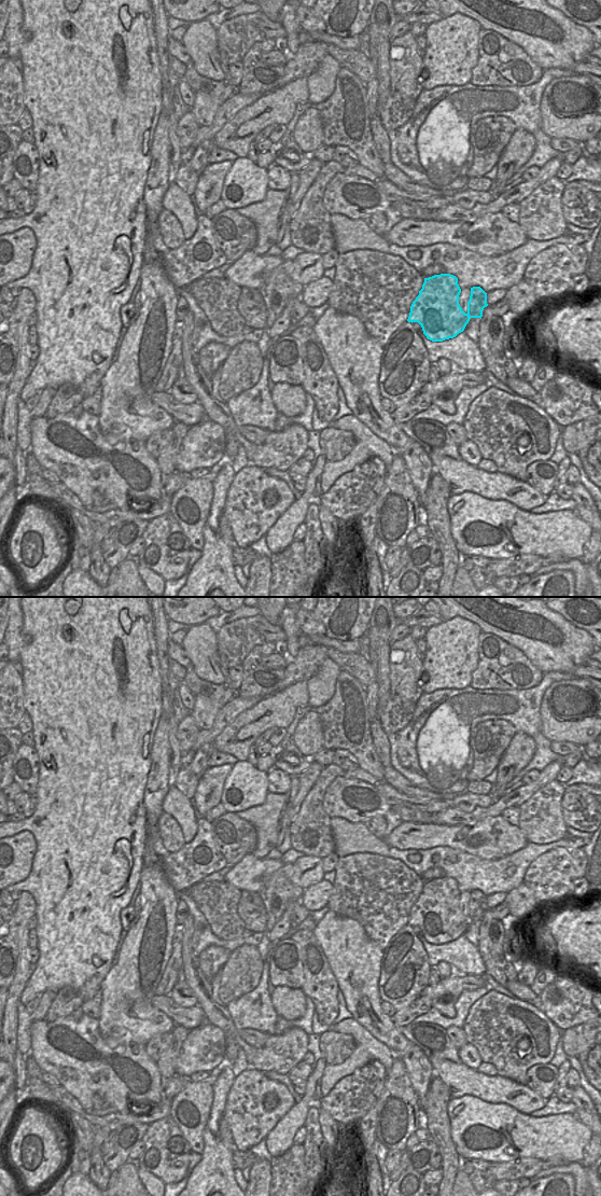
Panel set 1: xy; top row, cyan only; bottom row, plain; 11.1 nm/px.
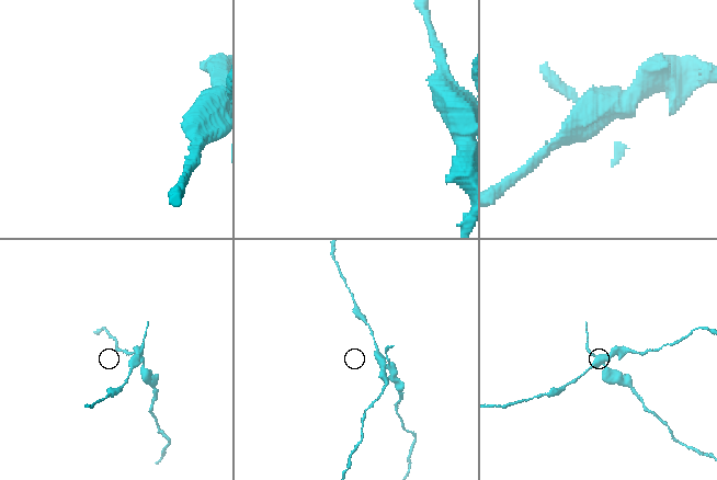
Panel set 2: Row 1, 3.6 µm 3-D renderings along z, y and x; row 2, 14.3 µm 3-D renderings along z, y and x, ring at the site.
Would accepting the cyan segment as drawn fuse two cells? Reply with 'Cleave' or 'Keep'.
Cleave

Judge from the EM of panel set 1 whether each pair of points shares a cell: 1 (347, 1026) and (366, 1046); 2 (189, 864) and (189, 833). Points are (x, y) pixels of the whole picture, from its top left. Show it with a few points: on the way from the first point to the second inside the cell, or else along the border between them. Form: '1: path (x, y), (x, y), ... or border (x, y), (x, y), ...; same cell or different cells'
1: path (352, 1030), (363, 1041); same cell
2: border (198, 821), (195, 835), (190, 842), (185, 843); different cells

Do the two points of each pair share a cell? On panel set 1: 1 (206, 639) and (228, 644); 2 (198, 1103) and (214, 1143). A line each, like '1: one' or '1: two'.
1: two
2: two

